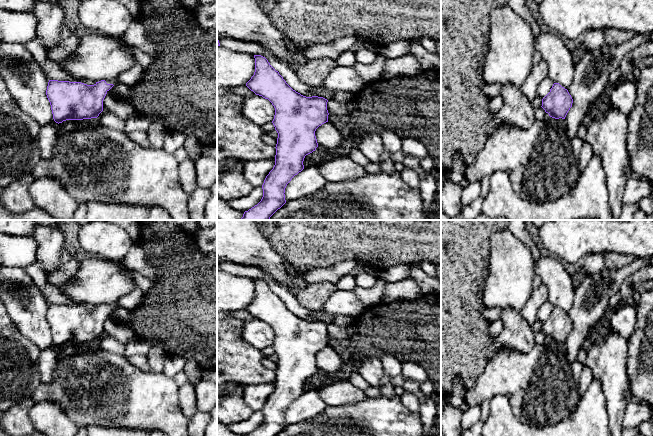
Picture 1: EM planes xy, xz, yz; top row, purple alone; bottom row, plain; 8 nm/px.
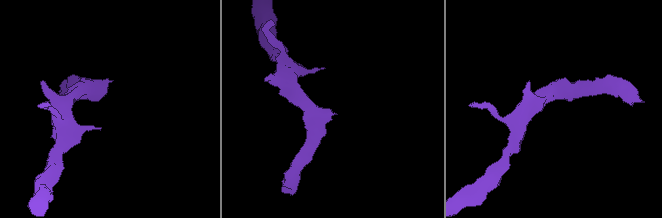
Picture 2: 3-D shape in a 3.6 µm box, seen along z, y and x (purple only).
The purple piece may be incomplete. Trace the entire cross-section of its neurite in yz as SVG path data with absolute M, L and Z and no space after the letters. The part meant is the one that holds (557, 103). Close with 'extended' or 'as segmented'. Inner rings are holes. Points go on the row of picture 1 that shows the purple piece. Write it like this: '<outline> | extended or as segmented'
M554 83L550 92L542 99L542 108L550 117L565 119L572 107L573 99L568 90L559 83Z | as segmented

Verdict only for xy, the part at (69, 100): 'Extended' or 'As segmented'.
Extended

